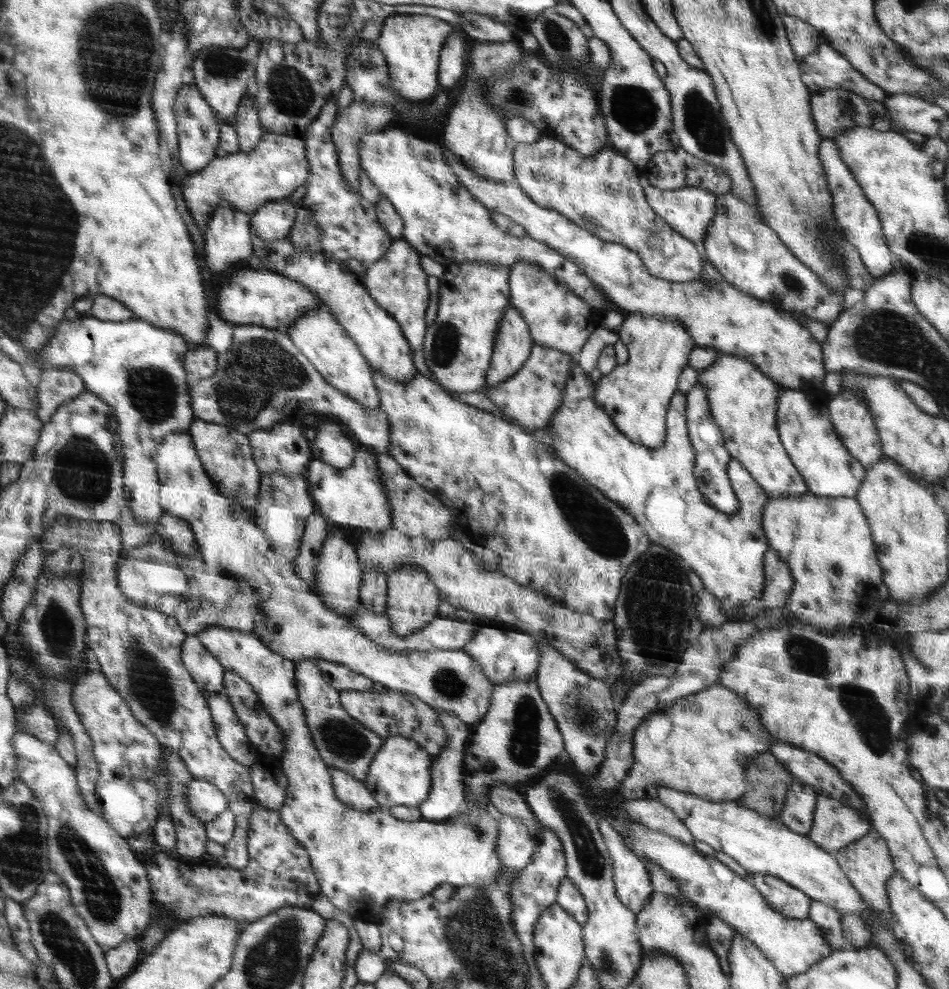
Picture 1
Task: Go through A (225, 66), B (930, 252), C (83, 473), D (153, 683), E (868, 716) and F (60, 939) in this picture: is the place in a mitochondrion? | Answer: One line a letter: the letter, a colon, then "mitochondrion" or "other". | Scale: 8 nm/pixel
A: mitochondrion
B: mitochondrion
C: mitochondrion
D: mitochondrion
E: mitochondrion
F: mitochondrion

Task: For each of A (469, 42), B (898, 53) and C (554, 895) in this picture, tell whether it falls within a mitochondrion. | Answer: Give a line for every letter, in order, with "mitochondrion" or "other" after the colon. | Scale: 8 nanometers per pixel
A: other
B: other
C: other

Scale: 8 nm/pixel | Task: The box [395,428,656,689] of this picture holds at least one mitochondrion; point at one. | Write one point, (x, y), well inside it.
(596, 527)

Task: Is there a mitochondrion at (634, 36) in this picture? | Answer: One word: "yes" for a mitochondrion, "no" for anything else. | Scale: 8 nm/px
no

